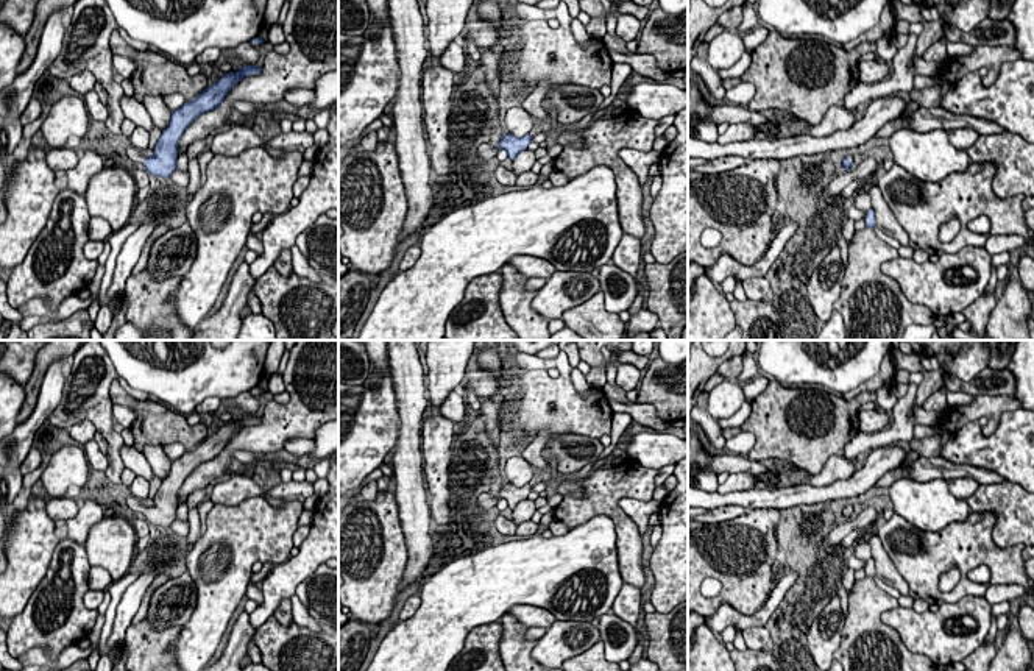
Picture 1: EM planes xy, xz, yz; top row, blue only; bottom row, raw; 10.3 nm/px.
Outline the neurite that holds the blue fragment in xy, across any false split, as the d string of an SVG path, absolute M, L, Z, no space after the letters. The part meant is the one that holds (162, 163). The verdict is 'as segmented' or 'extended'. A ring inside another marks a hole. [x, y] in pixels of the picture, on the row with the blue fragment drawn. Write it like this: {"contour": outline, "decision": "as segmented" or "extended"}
{"contour": "M242 66L237 72L225 73L217 83L207 86L193 100L186 101L181 108L172 112L170 125L162 130L150 158L134 147L126 148L129 164L142 164L150 175L170 178L176 170L178 142L187 126L201 114L218 108L228 92L240 80L250 75L259 75L260 70L262 67L257 66Z", "decision": "extended"}

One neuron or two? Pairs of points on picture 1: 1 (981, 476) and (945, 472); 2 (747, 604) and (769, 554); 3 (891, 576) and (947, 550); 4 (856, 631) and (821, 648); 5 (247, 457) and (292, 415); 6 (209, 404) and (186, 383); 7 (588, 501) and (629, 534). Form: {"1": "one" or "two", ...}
{"1": "one", "2": "one", "3": "two", "4": "two", "5": "two", "6": "two", "7": "one"}

